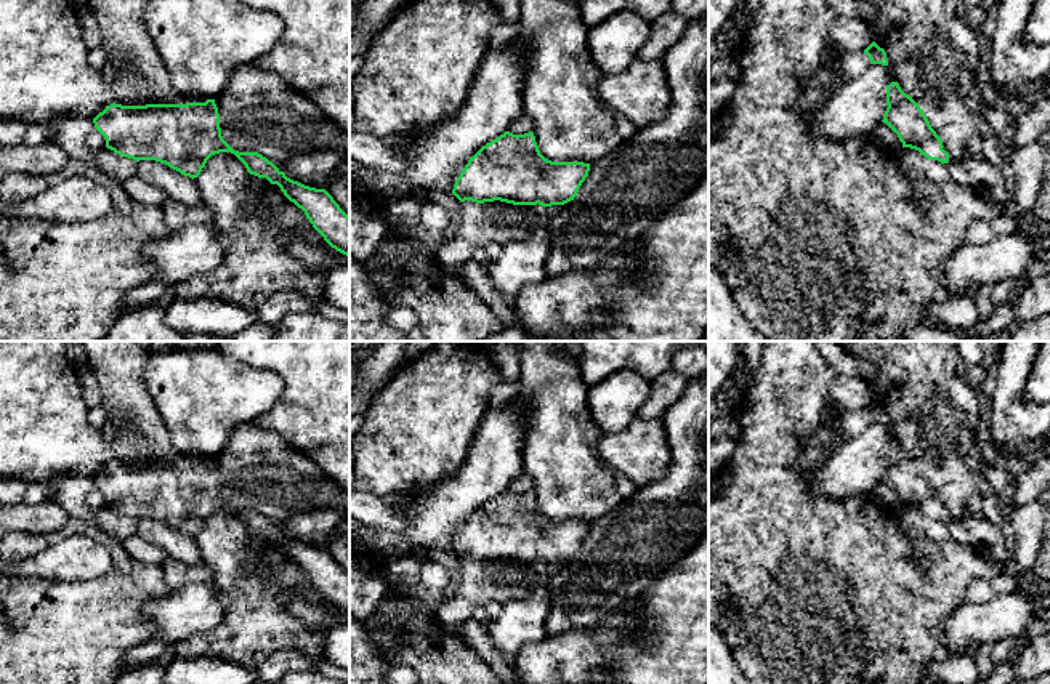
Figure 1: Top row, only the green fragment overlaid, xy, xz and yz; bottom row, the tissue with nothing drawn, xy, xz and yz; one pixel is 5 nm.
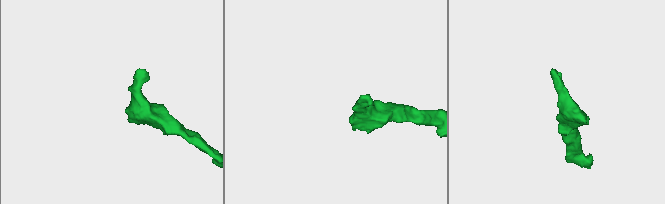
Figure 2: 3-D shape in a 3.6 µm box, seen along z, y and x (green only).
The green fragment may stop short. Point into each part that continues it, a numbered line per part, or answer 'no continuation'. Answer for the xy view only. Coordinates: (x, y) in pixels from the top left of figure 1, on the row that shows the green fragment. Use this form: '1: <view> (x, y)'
1: xy (133, 76)

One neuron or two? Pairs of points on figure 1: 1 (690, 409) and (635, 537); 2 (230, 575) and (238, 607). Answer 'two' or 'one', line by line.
1: one
2: two

